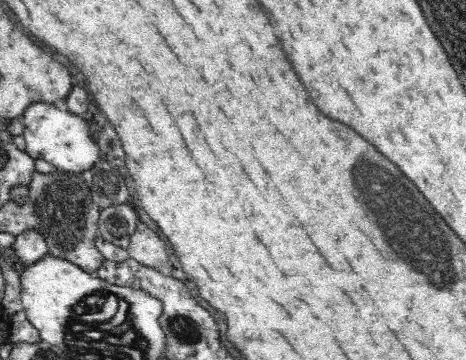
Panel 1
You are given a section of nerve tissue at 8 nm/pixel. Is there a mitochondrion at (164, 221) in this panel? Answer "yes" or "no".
no

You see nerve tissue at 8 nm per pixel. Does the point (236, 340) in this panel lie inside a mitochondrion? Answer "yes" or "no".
no

